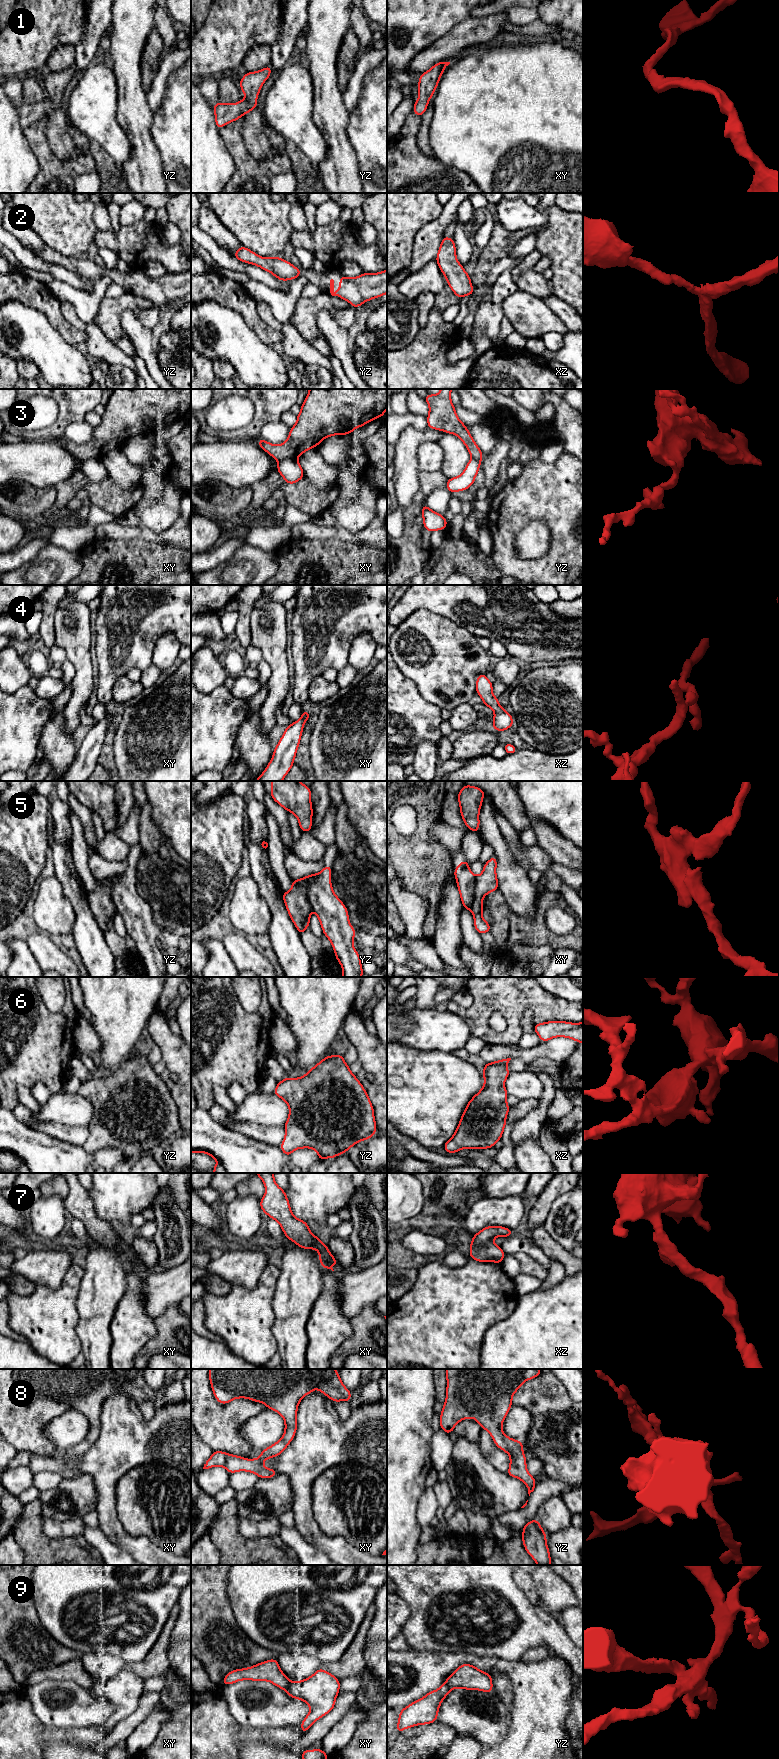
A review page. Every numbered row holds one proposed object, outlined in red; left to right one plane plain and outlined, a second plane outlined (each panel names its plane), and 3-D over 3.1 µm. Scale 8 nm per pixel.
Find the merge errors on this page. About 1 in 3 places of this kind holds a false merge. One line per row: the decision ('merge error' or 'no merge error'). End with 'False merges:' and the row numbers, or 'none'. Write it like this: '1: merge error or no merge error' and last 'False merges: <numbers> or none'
1: no merge error
2: no merge error
3: merge error
4: no merge error
5: no merge error
6: no merge error
7: no merge error
8: no merge error
9: merge error
False merges: 3, 9

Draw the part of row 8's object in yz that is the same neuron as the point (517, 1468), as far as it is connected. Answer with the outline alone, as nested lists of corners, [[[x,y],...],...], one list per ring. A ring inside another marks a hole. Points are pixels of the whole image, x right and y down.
[[[446,1369],[446,1400],[440,1414],[440,1428],[449,1435],[461,1420],[475,1418],[480,1427],[490,1433],[496,1446],[509,1454],[510,1465],[507,1474],[523,1481],[529,1496],[535,1489],[536,1480],[528,1473],[522,1441],[506,1436],[502,1423],[512,1406],[515,1392],[525,1381],[540,1374],[540,1369]]]

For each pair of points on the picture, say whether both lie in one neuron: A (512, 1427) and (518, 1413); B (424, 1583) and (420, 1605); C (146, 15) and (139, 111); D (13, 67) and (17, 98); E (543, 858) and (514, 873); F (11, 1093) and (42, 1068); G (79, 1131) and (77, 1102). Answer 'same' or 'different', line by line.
A: same
B: same
C: same
D: different
E: different
F: same
G: different

